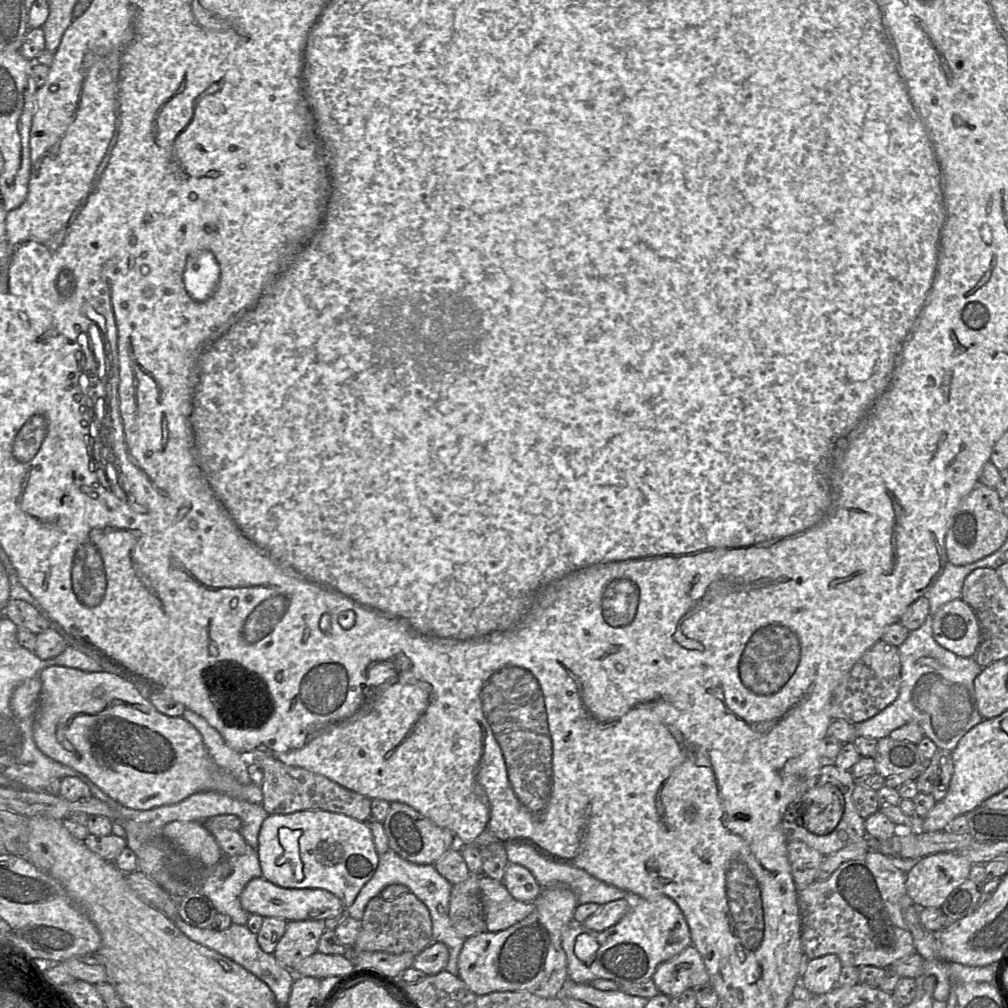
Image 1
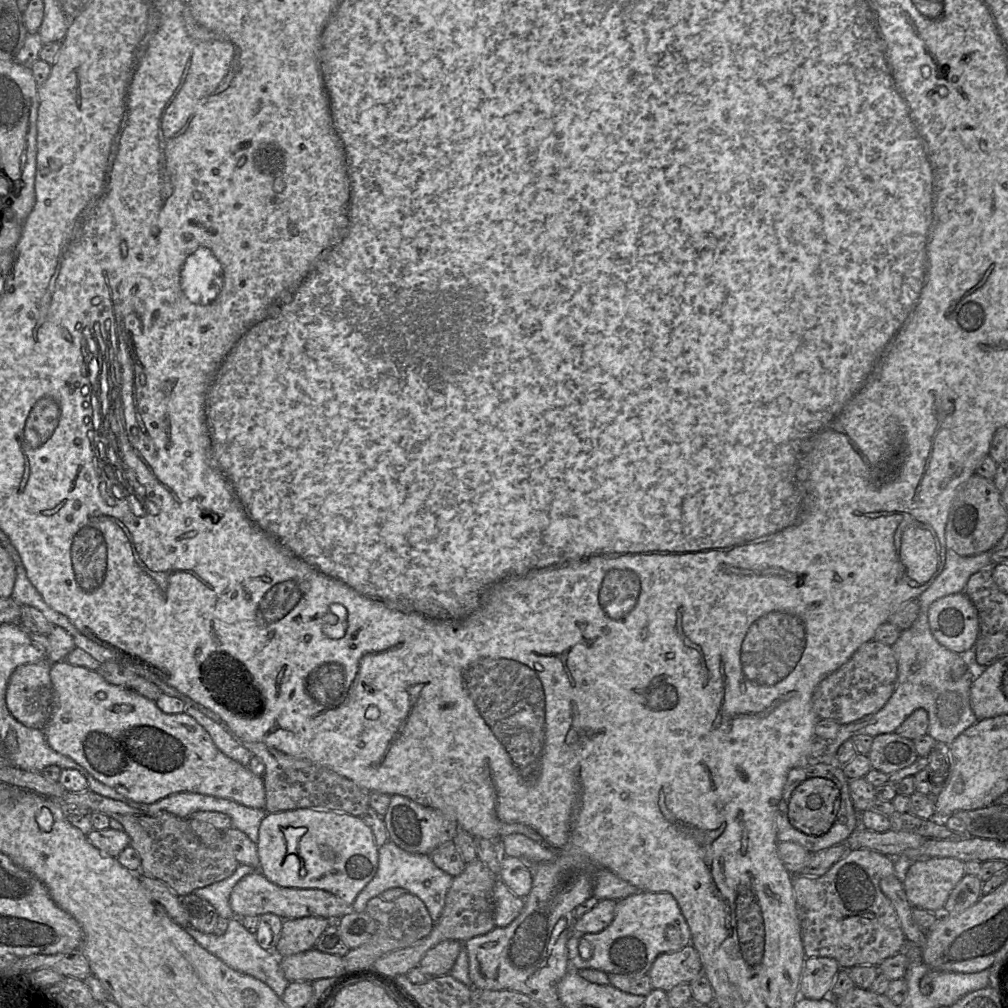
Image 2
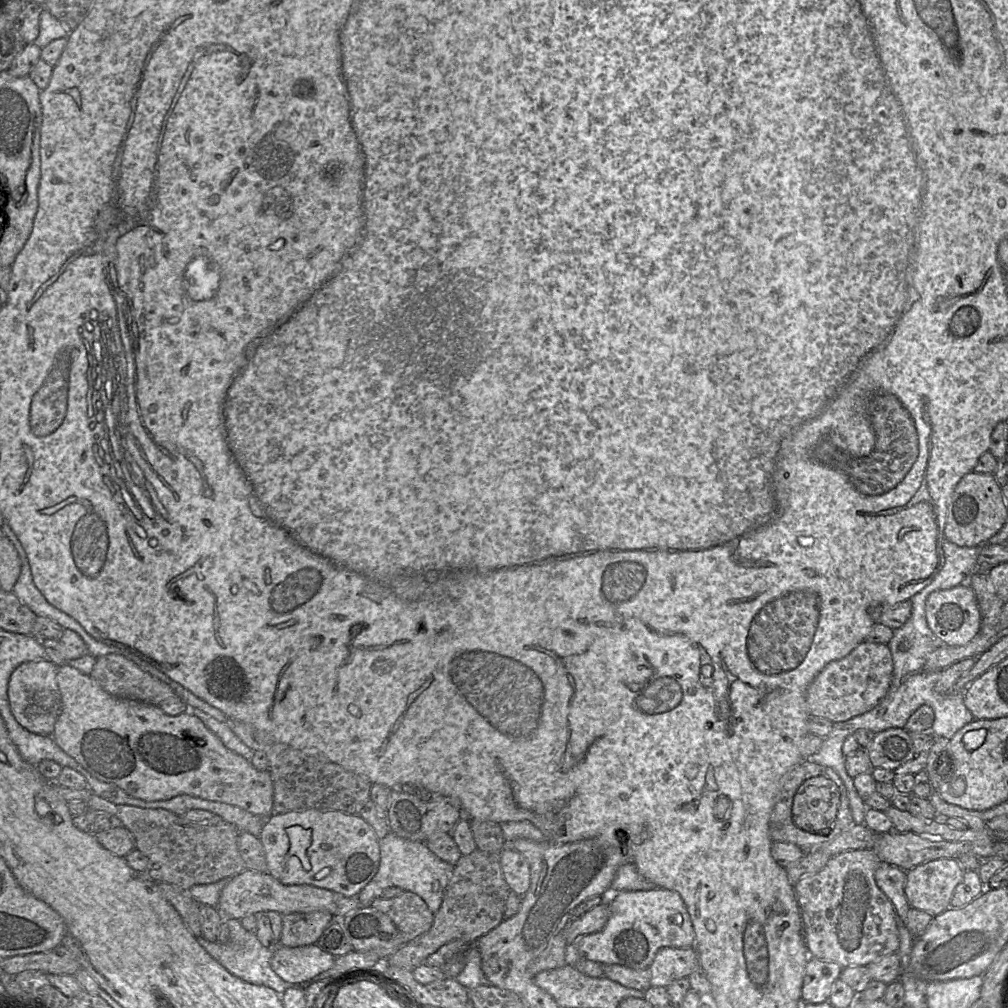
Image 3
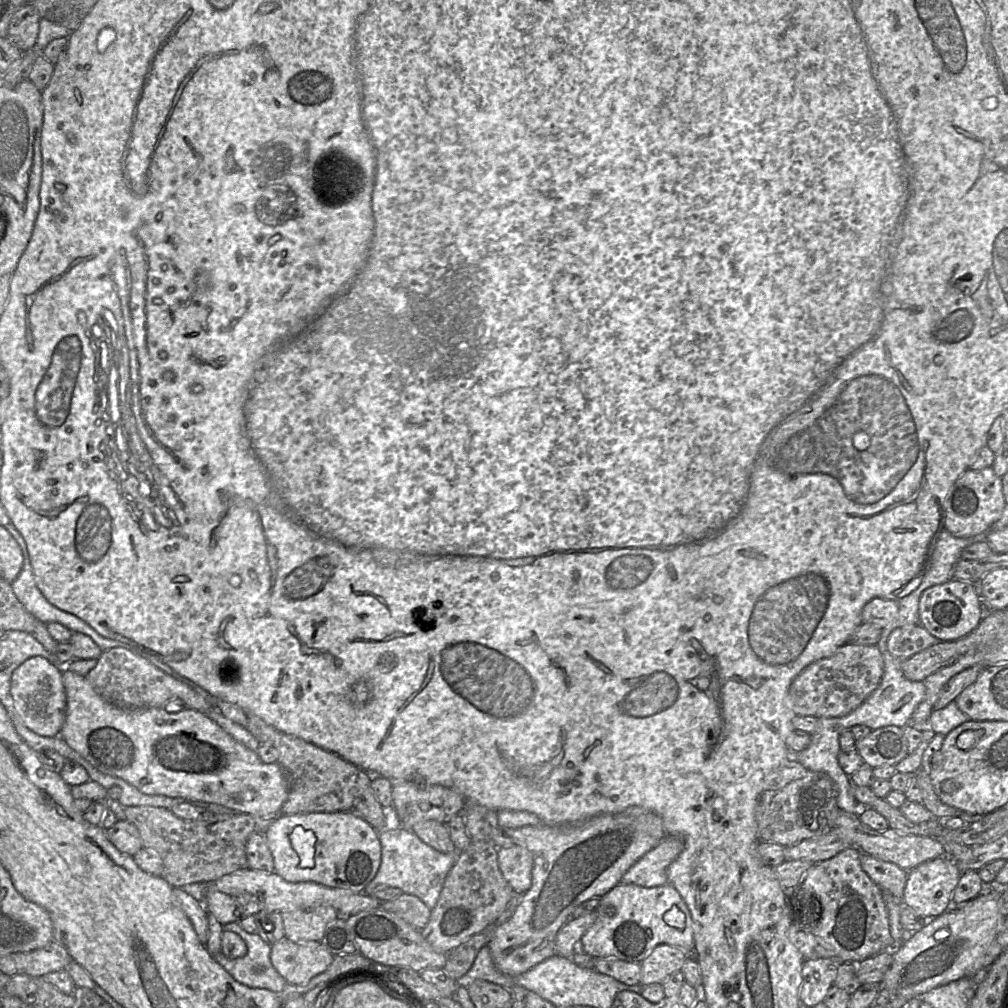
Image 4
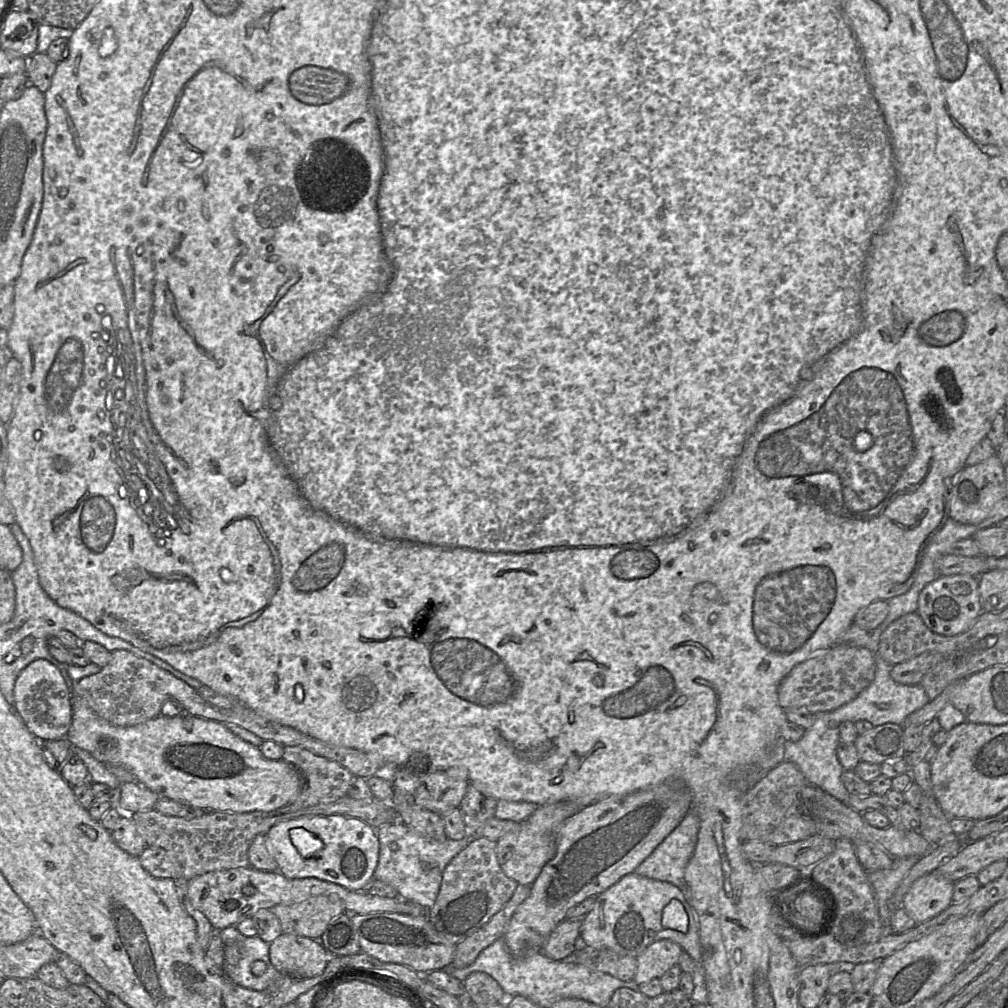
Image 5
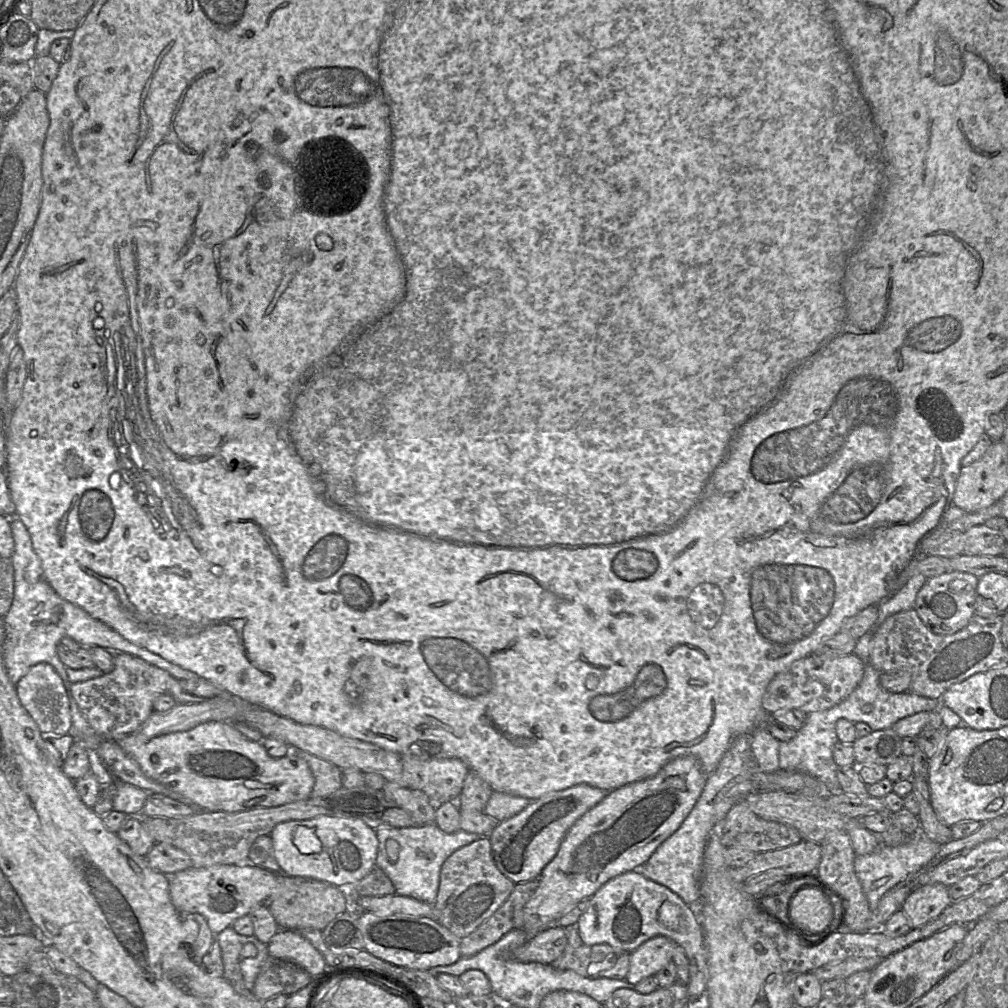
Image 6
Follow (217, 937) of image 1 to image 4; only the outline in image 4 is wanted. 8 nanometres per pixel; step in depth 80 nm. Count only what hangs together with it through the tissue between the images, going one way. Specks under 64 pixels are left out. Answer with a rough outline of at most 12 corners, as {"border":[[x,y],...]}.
{"border":[[238,922],[247,952],[214,960],[236,981],[280,994],[287,982],[271,963],[271,945]]}

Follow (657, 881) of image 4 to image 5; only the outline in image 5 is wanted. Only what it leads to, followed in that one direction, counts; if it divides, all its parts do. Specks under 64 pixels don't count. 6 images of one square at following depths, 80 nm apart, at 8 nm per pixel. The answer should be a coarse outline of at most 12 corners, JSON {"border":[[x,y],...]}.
{"border":[[689,811],[634,873],[677,886],[699,831]]}

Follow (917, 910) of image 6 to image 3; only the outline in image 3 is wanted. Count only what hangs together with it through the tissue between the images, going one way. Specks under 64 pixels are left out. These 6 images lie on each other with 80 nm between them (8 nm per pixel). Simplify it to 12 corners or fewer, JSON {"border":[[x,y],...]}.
{"border":[[955,858],[907,871],[910,907],[944,912],[964,871]]}

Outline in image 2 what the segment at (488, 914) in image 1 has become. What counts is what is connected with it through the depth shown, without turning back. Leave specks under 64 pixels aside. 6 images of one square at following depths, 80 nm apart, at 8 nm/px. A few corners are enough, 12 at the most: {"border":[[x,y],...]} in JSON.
{"border":[[497,876],[494,922],[505,927],[518,917],[525,898],[517,897]]}

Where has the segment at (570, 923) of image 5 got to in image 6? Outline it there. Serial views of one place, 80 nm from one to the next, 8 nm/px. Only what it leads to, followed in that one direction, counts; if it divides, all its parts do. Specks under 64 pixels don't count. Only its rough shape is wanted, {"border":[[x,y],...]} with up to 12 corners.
{"border":[[552,927],[513,949],[520,962],[551,964],[568,945],[564,927]]}

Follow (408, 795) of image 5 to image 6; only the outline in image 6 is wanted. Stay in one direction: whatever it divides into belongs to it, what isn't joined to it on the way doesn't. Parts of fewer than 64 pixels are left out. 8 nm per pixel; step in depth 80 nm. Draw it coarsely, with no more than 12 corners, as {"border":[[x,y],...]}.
{"border":[[458,758],[401,761],[407,788],[456,802],[470,771]]}

